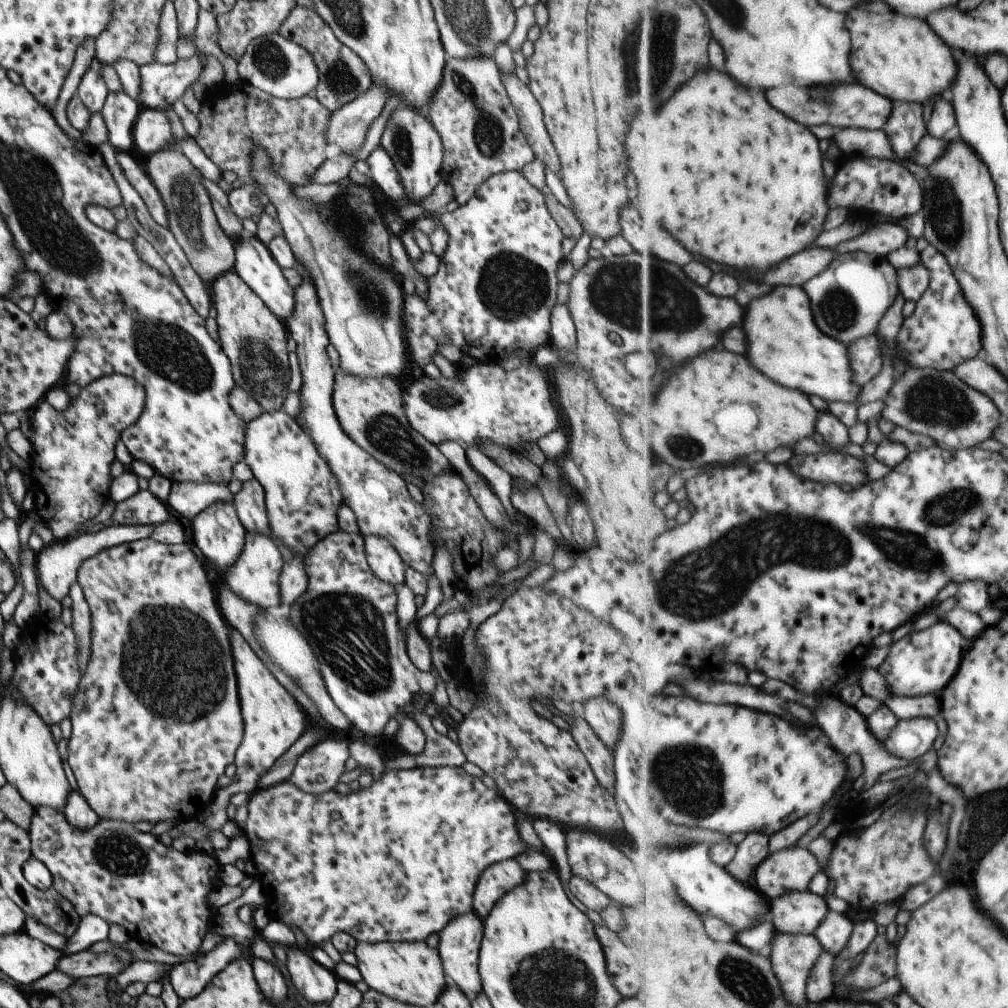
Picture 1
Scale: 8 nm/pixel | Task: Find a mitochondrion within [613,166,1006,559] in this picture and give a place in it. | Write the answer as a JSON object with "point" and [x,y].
{"point":[934,400]}

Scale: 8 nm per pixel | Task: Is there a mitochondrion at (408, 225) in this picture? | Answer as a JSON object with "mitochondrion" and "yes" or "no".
{"mitochondrion":"no"}

